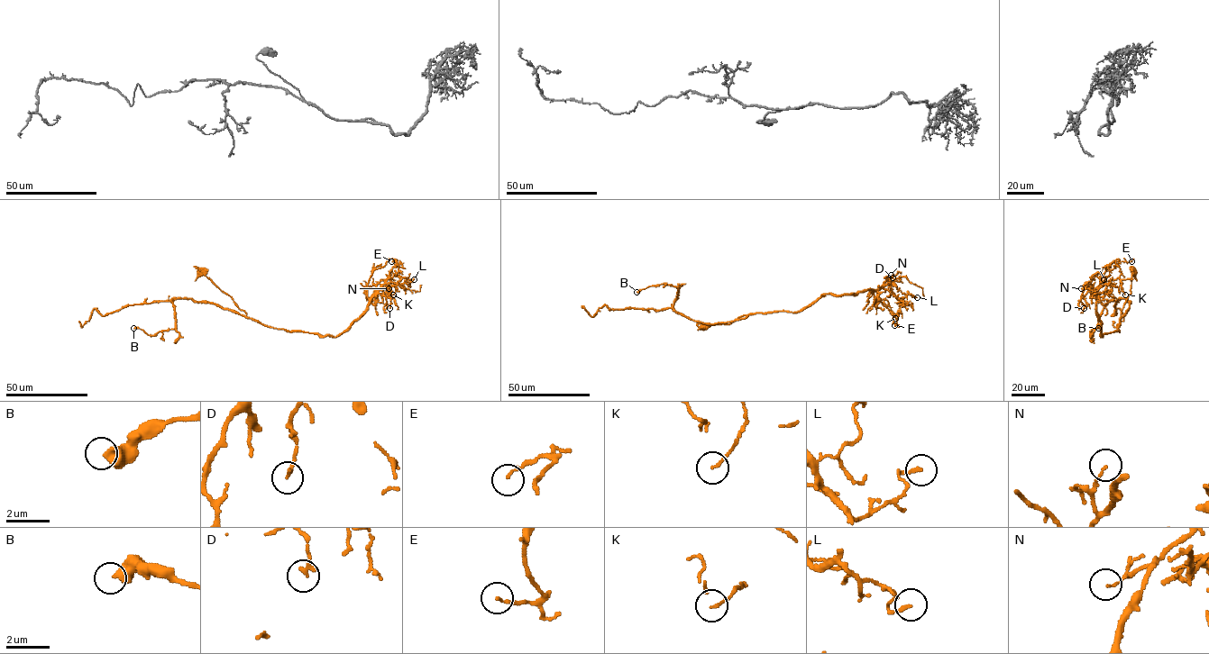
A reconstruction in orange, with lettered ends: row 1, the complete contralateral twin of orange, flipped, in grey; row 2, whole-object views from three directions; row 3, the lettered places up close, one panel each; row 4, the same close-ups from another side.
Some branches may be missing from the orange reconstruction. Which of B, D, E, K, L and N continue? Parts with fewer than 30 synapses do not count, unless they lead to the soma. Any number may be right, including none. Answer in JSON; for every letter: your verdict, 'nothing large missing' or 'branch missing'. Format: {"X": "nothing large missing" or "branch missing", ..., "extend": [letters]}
{"B": "nothing large missing", "D": "nothing large missing", "E": "nothing large missing", "K": "nothing large missing", "L": "nothing large missing", "N": "nothing large missing", "extend": []}

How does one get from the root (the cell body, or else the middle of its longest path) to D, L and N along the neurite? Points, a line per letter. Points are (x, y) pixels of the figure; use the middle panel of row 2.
D: (703, 326), (730, 324), (749, 314), (800, 312), (824, 295), (879, 290), (893, 273), (893, 277)
L: (703, 326), (730, 324), (749, 314), (800, 312), (828, 294), (884, 288), (899, 299), (908, 294), (917, 297)
N: (703, 326), (730, 324), (749, 314), (800, 312), (824, 295), (856, 295), (879, 290), (890, 282), (891, 275)

